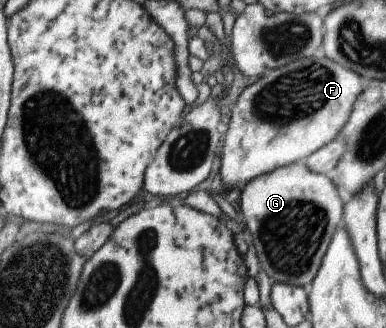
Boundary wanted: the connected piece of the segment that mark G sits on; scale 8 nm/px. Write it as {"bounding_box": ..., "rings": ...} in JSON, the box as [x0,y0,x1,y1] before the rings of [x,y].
{"bounding_box":[241,161,344,288],"rings":[[[305,161],[278,167],[271,173],[260,175],[247,183],[241,191],[241,210],[256,250],[259,269],[263,270],[271,281],[307,288],[313,286],[324,255],[334,235],[343,225],[344,203],[332,178],[327,174],[313,171]]]}

